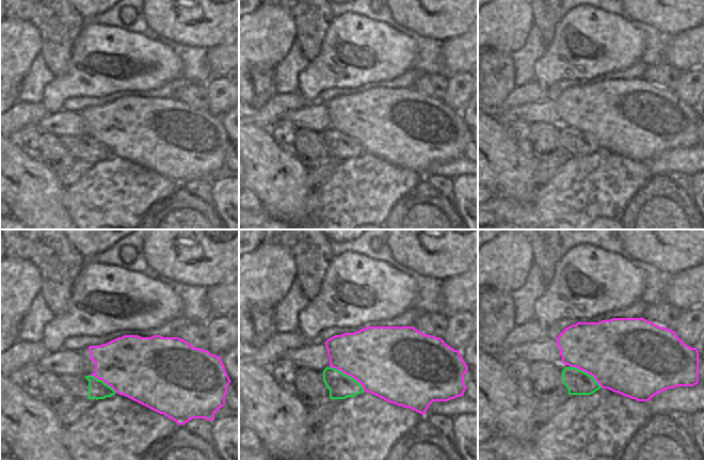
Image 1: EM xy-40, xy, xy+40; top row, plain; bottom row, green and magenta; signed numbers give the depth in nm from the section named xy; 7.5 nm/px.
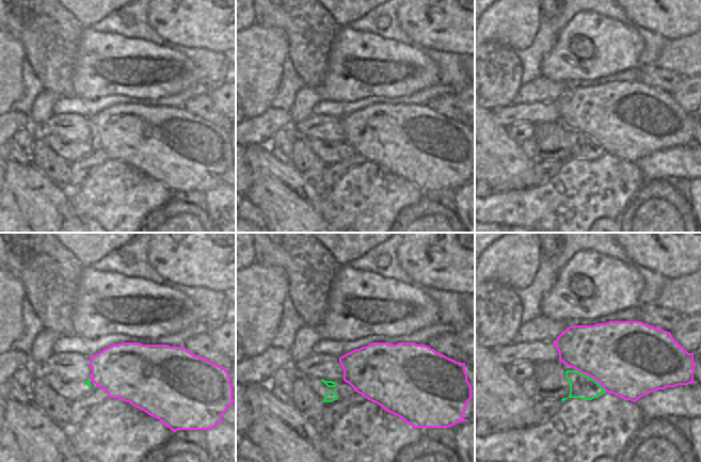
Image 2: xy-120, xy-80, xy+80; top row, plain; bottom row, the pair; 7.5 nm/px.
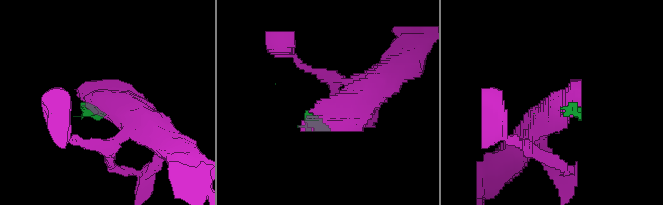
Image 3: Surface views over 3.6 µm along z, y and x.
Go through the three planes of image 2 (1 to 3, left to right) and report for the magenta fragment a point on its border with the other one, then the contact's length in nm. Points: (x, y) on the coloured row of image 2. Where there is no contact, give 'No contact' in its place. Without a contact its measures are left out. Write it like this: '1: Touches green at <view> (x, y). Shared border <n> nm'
1: No contact
2: No contact
3: Touches green at xy+80 (591, 378). Shared border 300 nm.

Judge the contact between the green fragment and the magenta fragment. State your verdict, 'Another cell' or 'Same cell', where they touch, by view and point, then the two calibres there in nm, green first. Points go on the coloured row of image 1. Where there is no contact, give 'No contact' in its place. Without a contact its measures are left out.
Another cell. Touches green at xy (347, 375). Thickness 190 nm (green) against 440 nm.

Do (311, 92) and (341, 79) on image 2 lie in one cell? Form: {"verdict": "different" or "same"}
{"verdict": "same"}

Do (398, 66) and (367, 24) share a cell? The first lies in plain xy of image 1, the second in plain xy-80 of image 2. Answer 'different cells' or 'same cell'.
different cells

